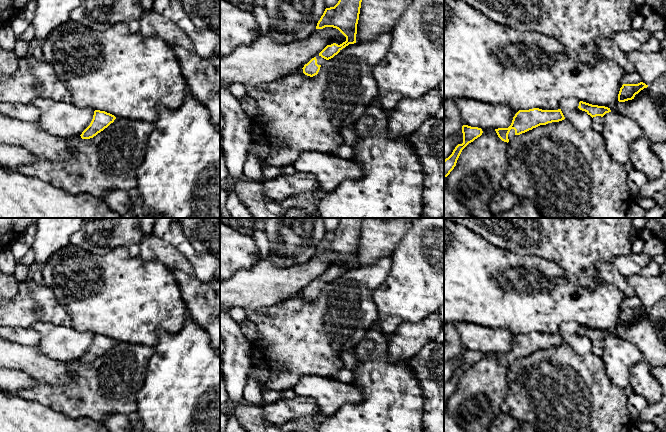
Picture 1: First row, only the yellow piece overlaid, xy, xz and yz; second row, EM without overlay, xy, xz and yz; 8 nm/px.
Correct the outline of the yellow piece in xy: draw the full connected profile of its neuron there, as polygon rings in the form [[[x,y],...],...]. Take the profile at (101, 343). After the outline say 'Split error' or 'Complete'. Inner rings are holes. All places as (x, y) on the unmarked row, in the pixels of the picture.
[[[95,334],[90,349],[80,359],[82,363],[90,363],[107,352],[116,341],[105,335]]]. Complete

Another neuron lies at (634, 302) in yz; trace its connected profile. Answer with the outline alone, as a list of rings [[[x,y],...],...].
[[[635,295],[632,298],[626,298],[621,303],[622,308],[638,308],[642,306],[641,300]]]

